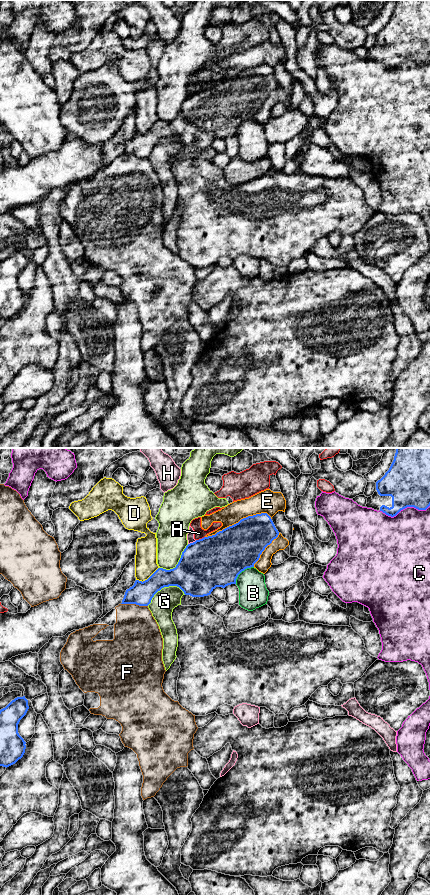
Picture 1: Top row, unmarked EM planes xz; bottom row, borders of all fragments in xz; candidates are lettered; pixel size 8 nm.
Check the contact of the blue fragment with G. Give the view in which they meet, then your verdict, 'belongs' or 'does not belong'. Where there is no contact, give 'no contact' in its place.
contact in xz; does not belong

